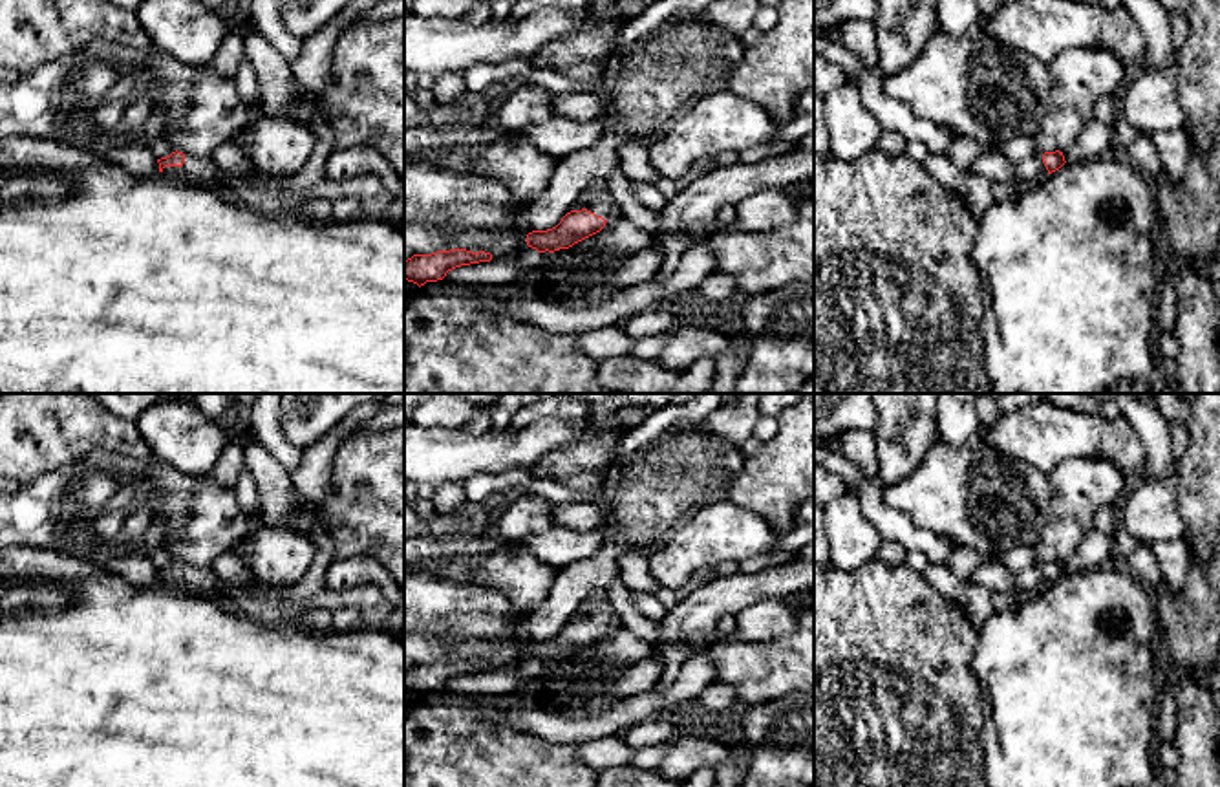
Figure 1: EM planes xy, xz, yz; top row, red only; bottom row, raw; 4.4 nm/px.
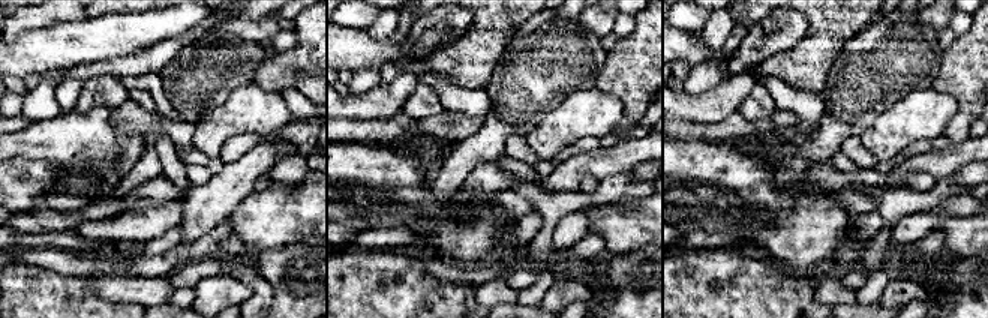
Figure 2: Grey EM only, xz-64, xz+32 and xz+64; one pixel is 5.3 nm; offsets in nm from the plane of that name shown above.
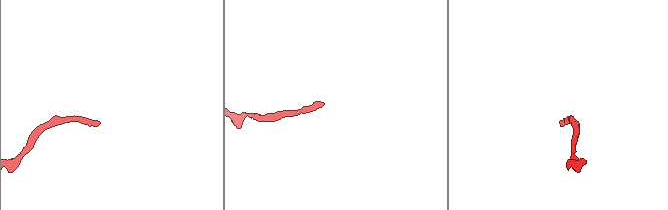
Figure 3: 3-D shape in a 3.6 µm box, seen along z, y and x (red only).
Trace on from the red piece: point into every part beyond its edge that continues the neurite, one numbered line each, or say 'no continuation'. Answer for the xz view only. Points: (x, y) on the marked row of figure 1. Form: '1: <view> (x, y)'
1: xz (602, 204)

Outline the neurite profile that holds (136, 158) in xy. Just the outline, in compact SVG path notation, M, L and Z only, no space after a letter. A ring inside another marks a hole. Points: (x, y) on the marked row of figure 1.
M108 141L104 156L117 167L134 176L155 176L159 174L157 157L152 150L141 143L132 141Z

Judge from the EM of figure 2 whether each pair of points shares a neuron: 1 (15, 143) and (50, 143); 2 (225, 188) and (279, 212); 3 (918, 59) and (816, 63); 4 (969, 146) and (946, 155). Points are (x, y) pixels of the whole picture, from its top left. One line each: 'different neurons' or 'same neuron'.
1: same neuron
2: different neurons
3: different neurons
4: same neuron

